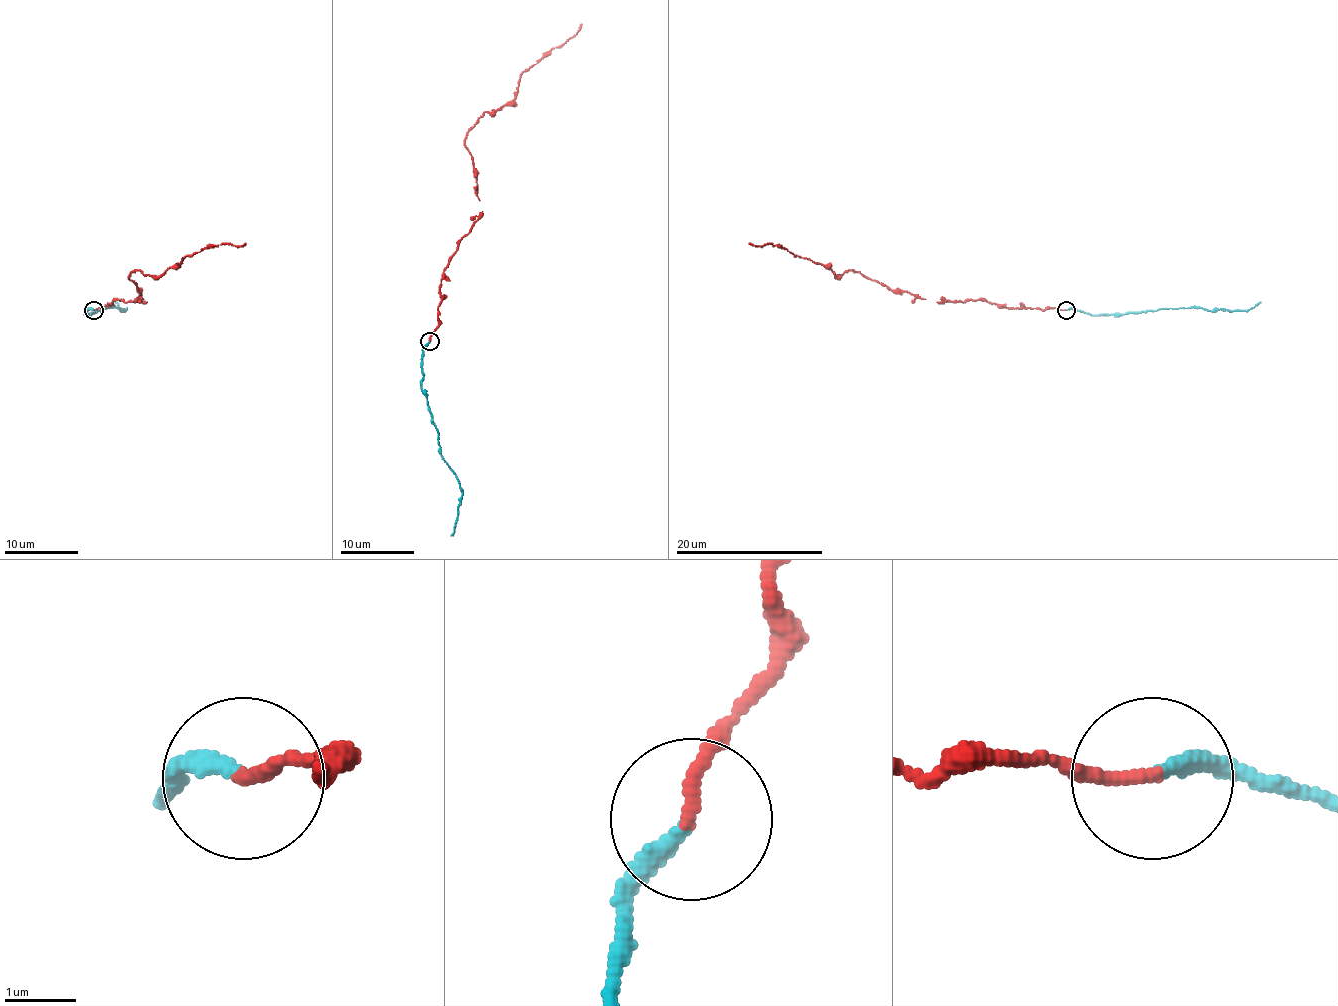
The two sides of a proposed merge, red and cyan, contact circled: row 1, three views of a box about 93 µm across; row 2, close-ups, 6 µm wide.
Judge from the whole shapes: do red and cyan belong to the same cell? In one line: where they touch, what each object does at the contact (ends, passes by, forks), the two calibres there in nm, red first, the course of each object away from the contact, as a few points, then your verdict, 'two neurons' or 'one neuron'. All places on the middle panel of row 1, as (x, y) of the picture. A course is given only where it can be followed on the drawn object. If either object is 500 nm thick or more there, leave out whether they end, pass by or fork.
(430, 341) | red ends | cyan ends | 160/240 nm | red via (429, 342), (438, 325), (442, 272), (483, 211), (464, 137), (486, 111), (514, 99), (519, 76), (582, 23) | cyan via (429, 342), (422, 356), (422, 393), (438, 434), (440, 456), (462, 493), (451, 535) | one neuron

